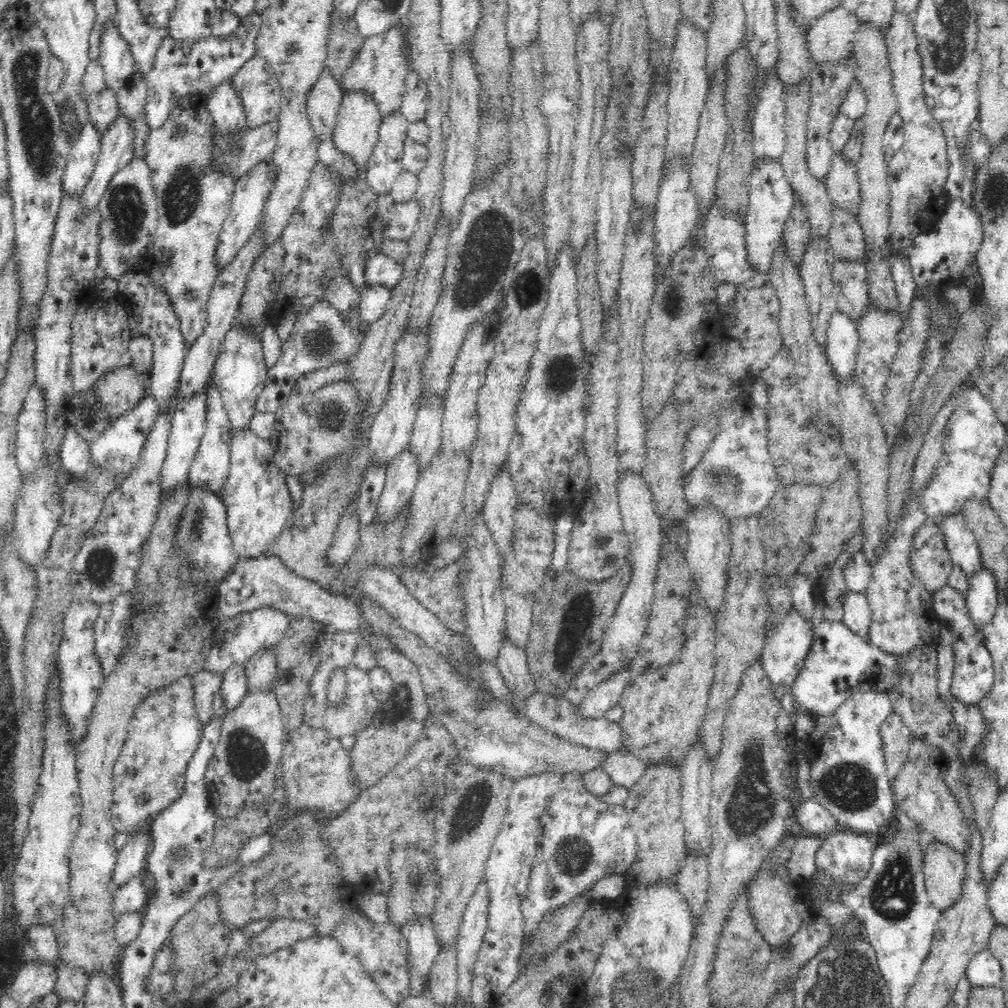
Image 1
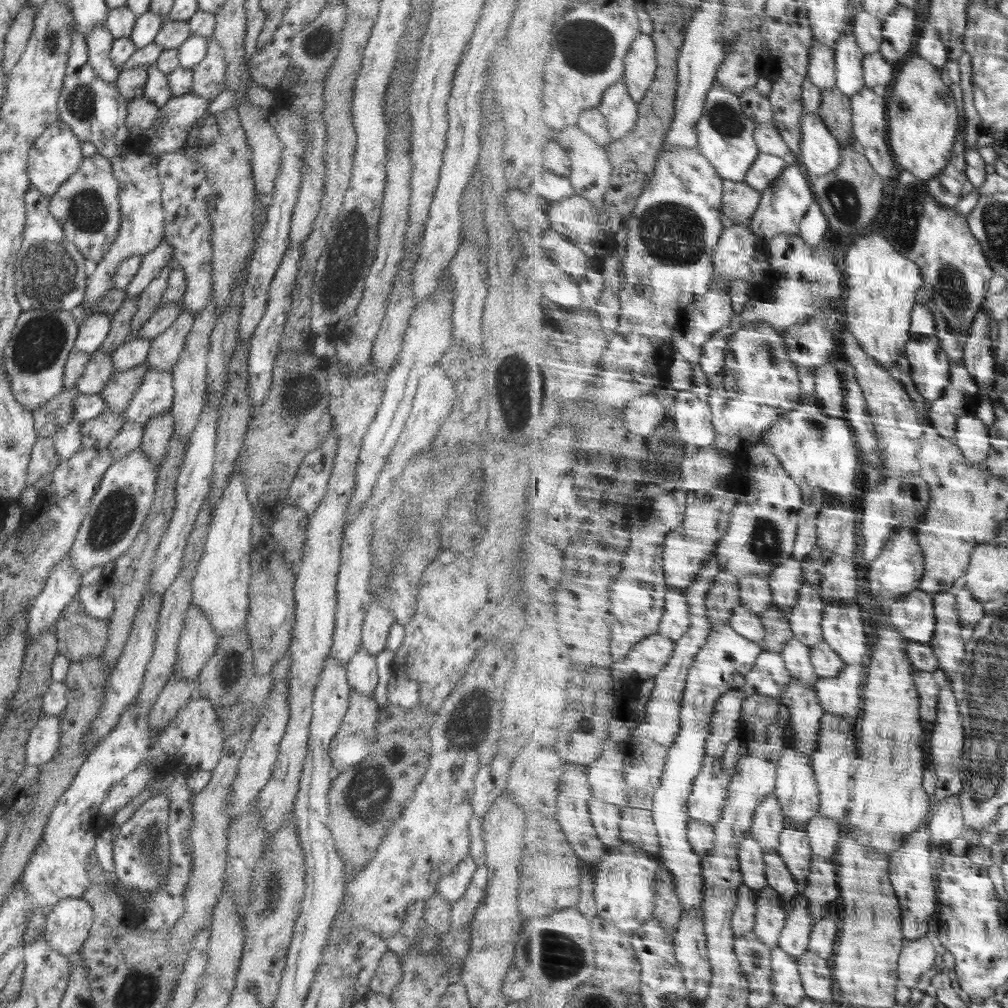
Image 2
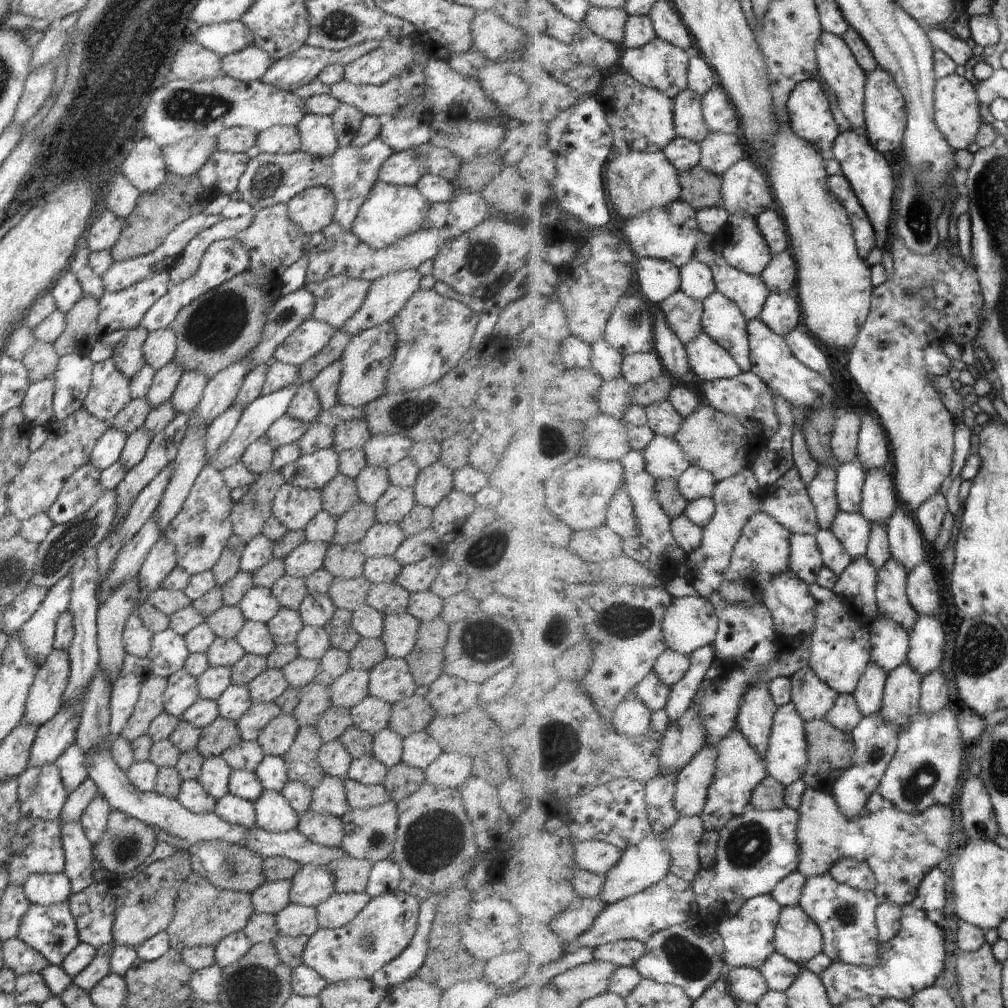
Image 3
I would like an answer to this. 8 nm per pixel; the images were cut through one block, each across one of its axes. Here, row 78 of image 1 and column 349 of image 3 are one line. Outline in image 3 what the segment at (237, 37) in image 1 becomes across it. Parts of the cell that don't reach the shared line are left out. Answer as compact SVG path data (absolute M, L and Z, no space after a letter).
M379 137L369 144L356 148L348 146L338 148L332 156L313 159L310 154L298 151L291 154L260 153L256 158L249 160L246 170L239 179L237 191L241 200L248 203L252 208L272 207L276 204L287 204L296 194L313 187L328 188L336 200L336 217L332 220L340 224L346 232L351 232L352 222L356 220L360 206L370 194L370 190L377 182L376 174L380 166L384 164L394 150L384 144Z

